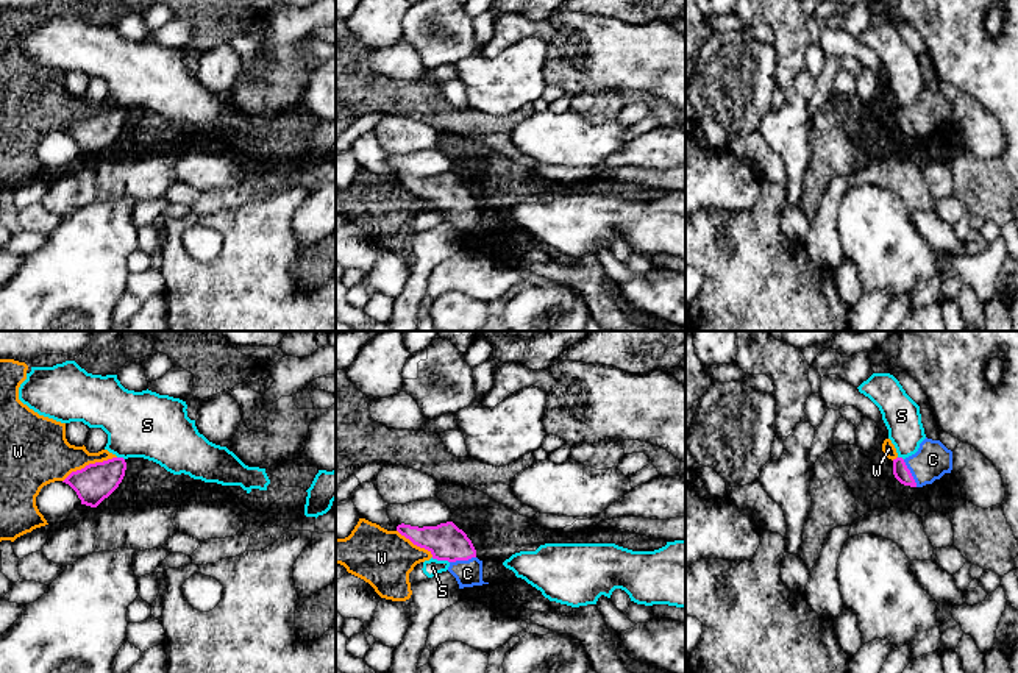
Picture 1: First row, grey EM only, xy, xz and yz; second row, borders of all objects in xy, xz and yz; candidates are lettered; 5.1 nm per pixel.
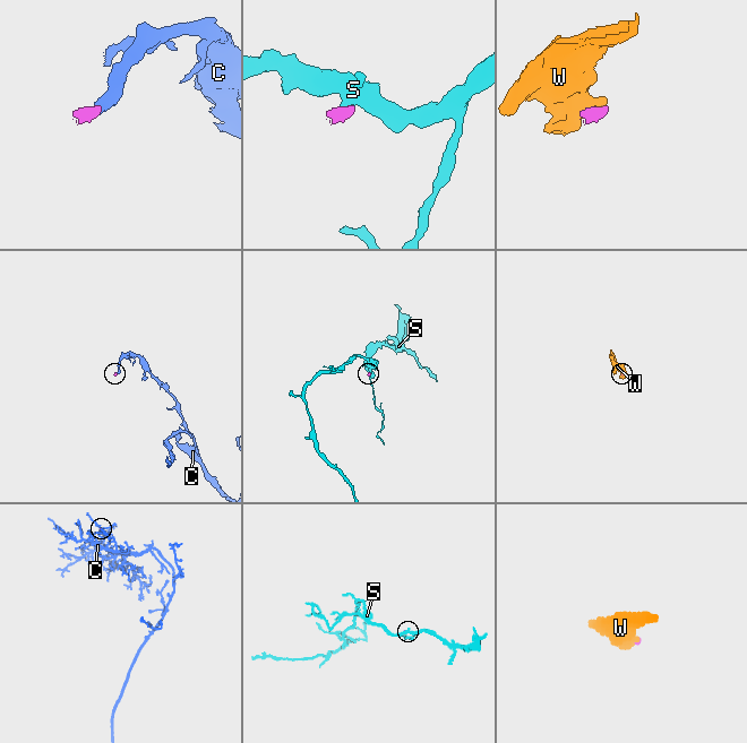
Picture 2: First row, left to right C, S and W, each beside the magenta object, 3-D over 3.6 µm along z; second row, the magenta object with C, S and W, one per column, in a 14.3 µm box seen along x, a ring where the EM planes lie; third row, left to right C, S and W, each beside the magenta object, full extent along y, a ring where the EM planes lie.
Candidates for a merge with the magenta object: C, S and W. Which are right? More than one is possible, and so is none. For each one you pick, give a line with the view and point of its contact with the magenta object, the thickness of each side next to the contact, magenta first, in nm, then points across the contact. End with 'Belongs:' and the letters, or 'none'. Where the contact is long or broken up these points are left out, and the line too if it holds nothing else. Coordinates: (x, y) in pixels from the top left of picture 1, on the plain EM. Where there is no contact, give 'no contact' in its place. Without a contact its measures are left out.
C: meets magenta in yz at (911, 124); 80 nm thick on the magenta side, 190 nm on the other; runs through yz (900, 119), (911, 124), (925, 117), (932, 110)
Belongs: C

